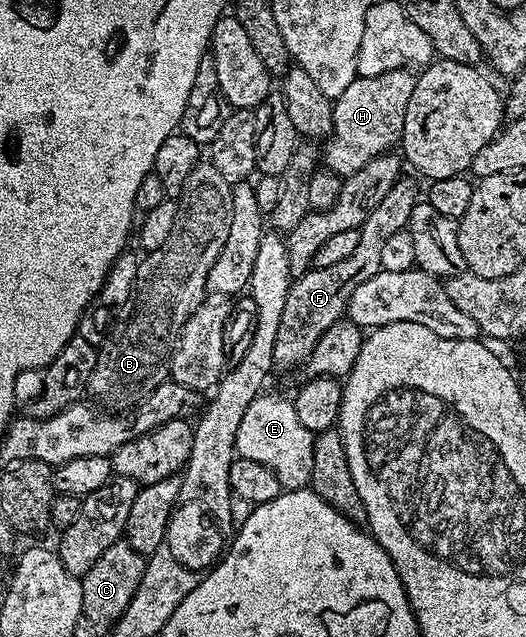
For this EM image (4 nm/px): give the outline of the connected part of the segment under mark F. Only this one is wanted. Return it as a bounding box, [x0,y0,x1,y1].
[275,179,420,370]

